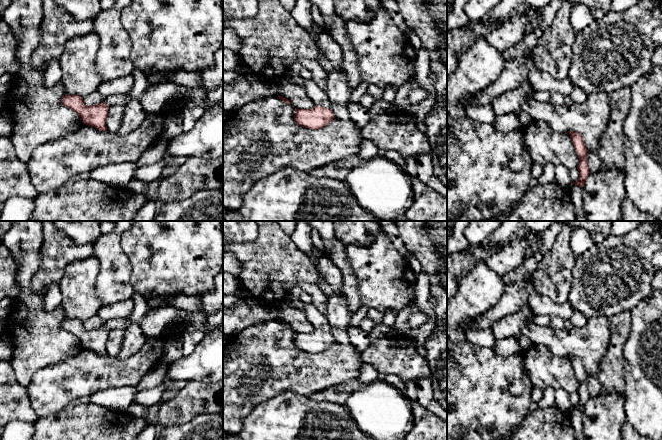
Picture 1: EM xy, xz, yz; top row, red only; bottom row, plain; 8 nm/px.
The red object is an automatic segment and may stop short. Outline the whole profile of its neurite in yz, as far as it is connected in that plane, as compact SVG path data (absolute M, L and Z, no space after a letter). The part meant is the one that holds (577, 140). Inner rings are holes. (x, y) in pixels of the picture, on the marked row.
M568 131L567 133L570 135L570 138L574 145L574 149L579 157L579 165L577 167L579 171L579 178L576 182L573 182L572 184L575 184L582 188L587 176L590 173L588 169L588 163L587 163L588 150L584 144L582 136L579 133L574 131Z

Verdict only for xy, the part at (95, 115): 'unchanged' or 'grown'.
unchanged

